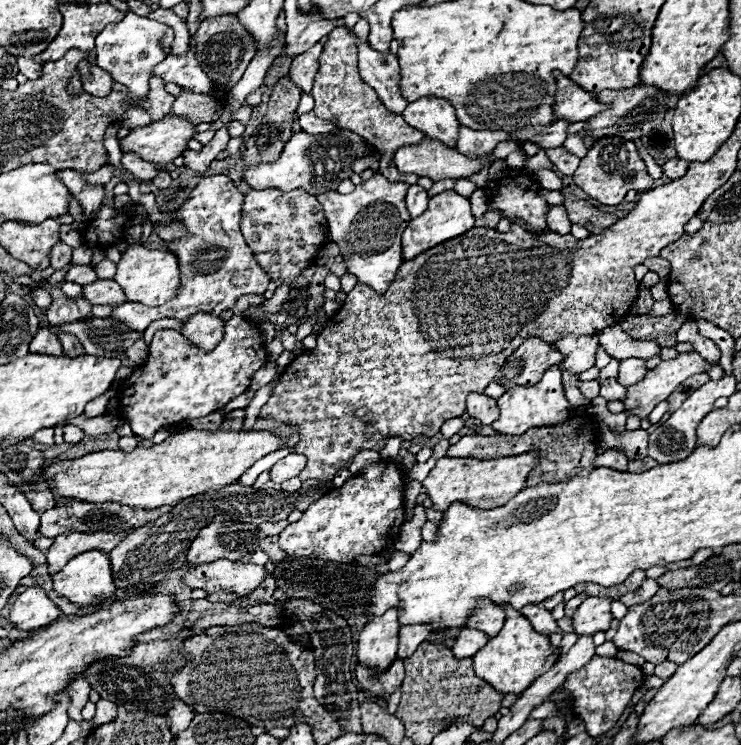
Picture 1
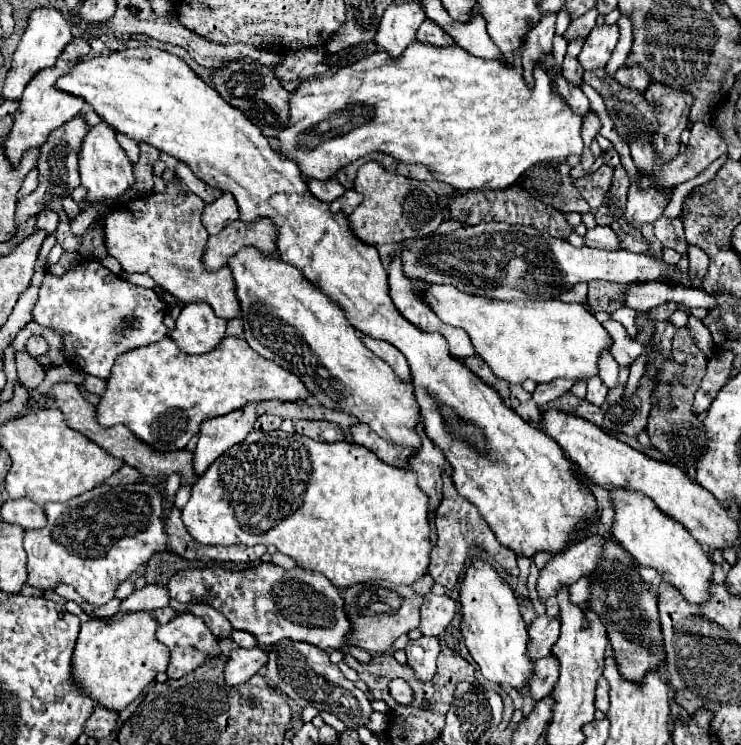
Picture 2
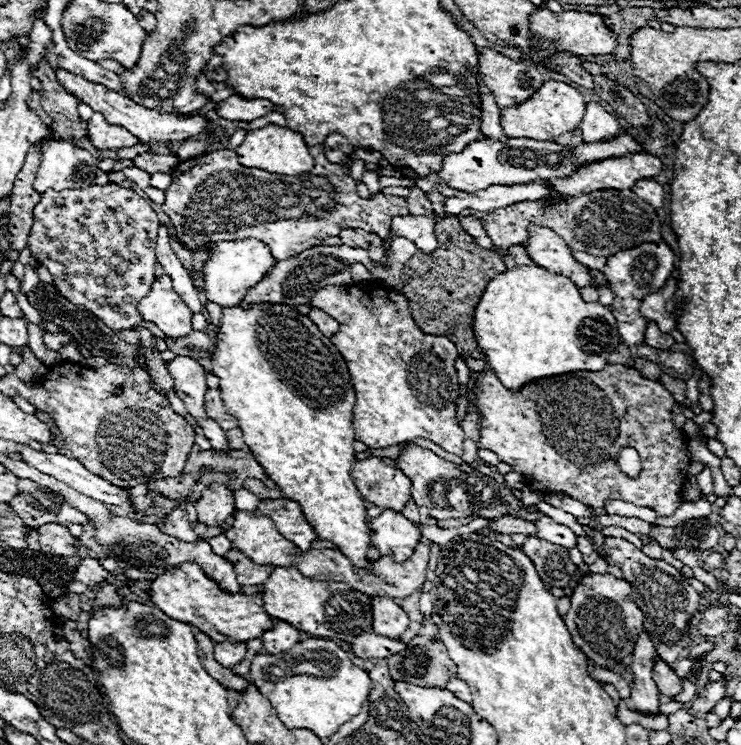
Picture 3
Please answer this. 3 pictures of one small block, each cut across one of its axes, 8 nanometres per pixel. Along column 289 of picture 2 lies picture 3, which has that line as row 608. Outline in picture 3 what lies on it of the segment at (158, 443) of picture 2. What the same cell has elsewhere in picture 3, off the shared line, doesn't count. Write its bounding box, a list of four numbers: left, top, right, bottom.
[372,596,408,638]

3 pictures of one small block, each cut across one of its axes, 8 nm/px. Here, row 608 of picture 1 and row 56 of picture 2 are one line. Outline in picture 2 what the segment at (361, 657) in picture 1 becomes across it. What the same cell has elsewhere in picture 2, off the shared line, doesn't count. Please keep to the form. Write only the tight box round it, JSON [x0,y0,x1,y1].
[374,2,426,56]

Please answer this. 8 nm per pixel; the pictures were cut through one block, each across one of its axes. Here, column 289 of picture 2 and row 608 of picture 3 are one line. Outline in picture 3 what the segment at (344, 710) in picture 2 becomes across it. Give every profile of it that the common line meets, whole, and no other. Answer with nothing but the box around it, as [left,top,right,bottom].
[604,538,700,666]

